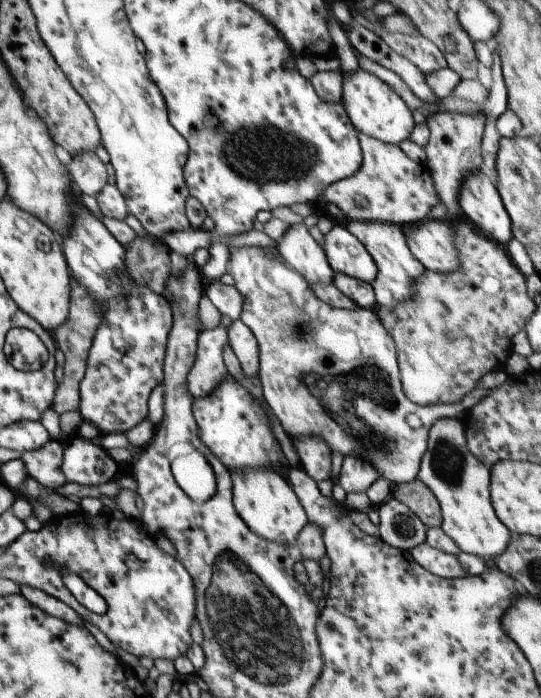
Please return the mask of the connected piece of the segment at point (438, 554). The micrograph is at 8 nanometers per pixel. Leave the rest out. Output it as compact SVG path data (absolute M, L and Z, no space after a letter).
M426 541L411 548L409 551L413 556L413 560L422 568L434 574L434 576L445 579L461 579L462 577L470 576L460 564L456 555L438 550L430 546Z

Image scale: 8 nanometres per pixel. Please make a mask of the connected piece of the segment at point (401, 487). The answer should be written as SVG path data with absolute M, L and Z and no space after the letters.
M420 479L393 486L392 496L408 506L428 529L443 523L438 499Z

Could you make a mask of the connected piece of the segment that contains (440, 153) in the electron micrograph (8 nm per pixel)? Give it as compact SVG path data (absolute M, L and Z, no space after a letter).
M438 111L438 112L432 113L431 116L427 118L427 125L430 130L430 137L429 137L428 145L424 148L425 153L426 153L426 161L424 162L424 164L428 168L428 170L430 170L433 181L435 182L435 187L436 187L437 193L439 194L439 199L441 200L440 205L442 205L443 207L446 207L447 211L449 212L448 221L450 219L456 219L459 215L461 215L459 213L460 205L458 202L461 178L463 181L463 178L466 175L469 175L470 173L473 173L474 171L484 170L484 172L488 172L488 170L484 168L484 162L482 161L482 149L480 149L480 146L482 146L482 136L484 136L485 120L486 120L486 117L484 113L478 113L477 115L473 115L473 114L463 114L460 112L449 112L449 111L445 111L445 112Z

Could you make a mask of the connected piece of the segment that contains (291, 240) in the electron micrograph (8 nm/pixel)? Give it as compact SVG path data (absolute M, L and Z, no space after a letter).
M304 223L290 225L276 245L286 264L310 286L332 282L334 270L323 246L316 242Z

